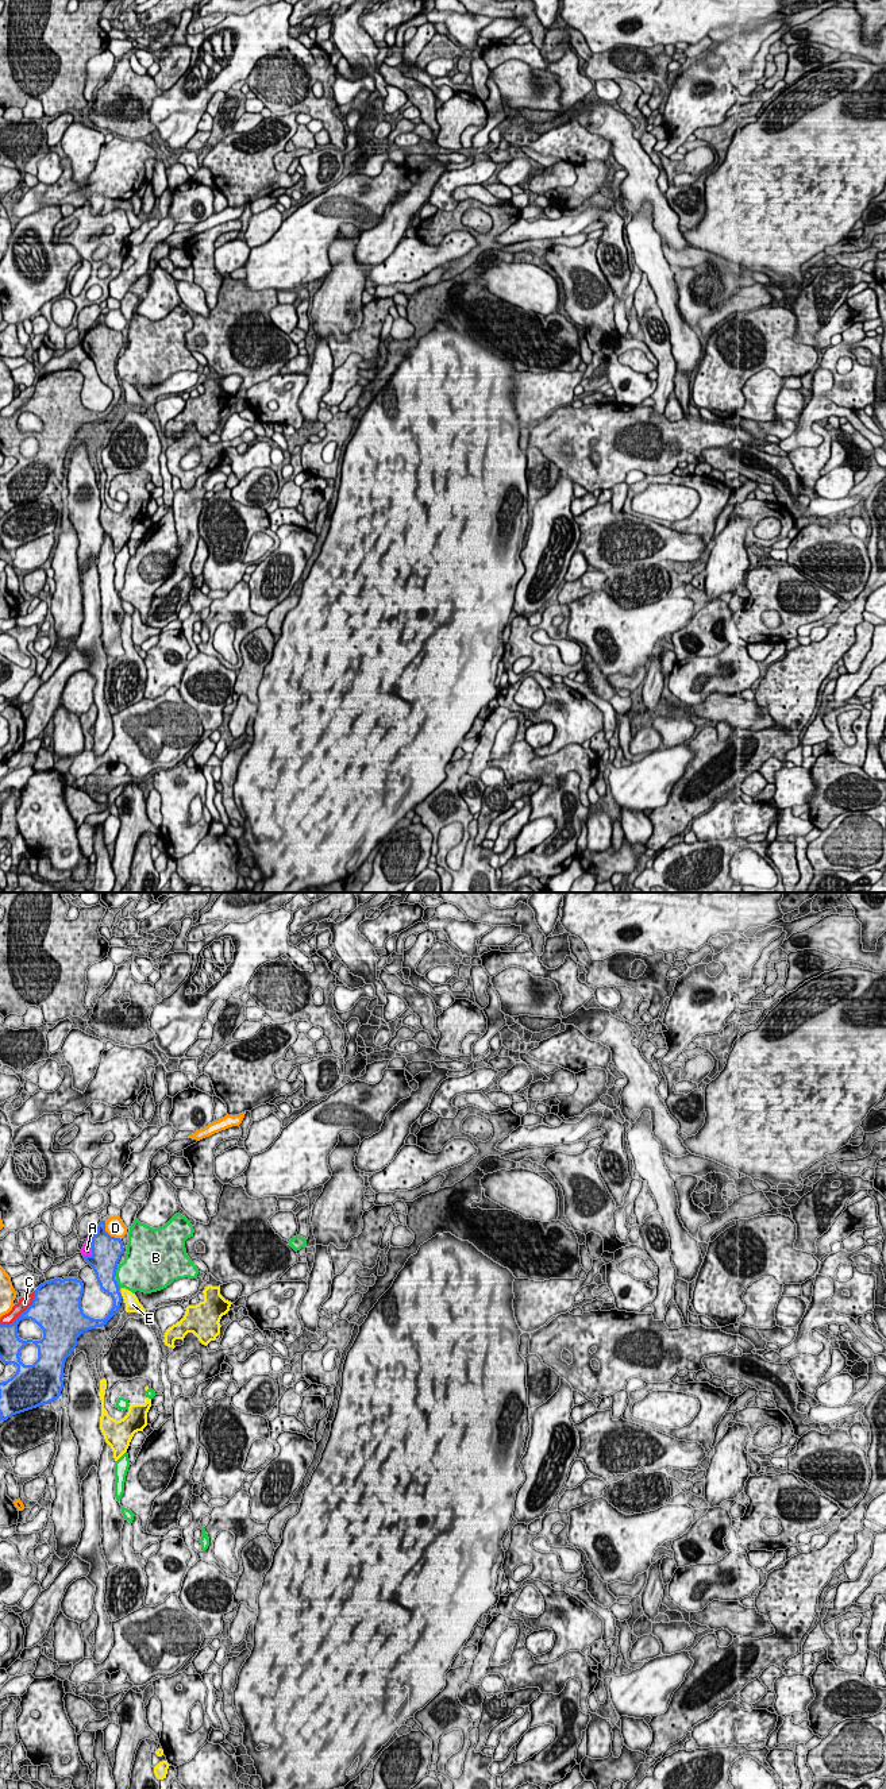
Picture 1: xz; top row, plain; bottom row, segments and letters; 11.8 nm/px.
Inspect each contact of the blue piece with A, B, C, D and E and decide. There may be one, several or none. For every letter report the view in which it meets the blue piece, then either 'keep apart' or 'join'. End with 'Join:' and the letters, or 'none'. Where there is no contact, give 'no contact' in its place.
A: contact in xz; join
B: contact in xz; keep apart
C: contact in xz; keep apart
D: contact in xz; keep apart
E: contact in xz; keep apart
Join: A

